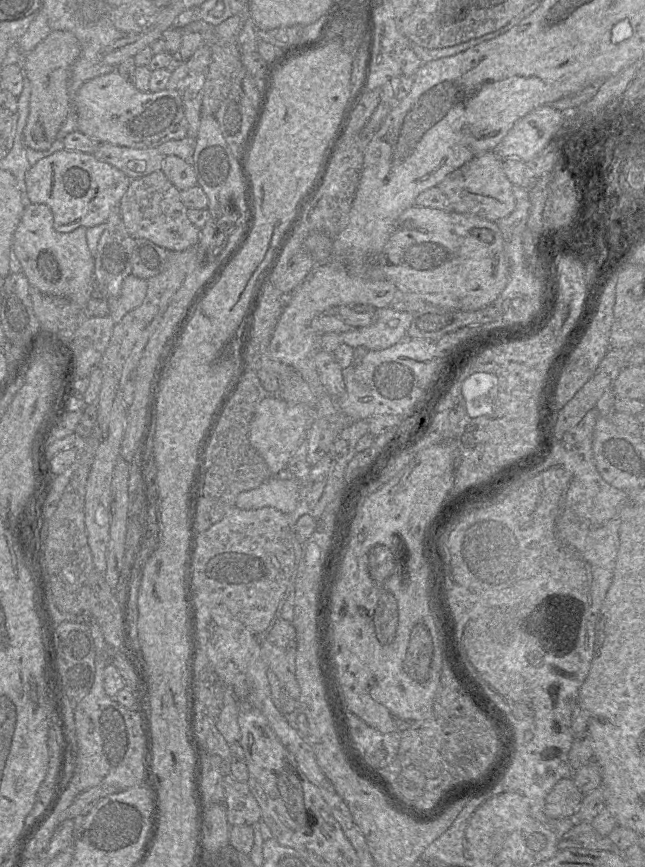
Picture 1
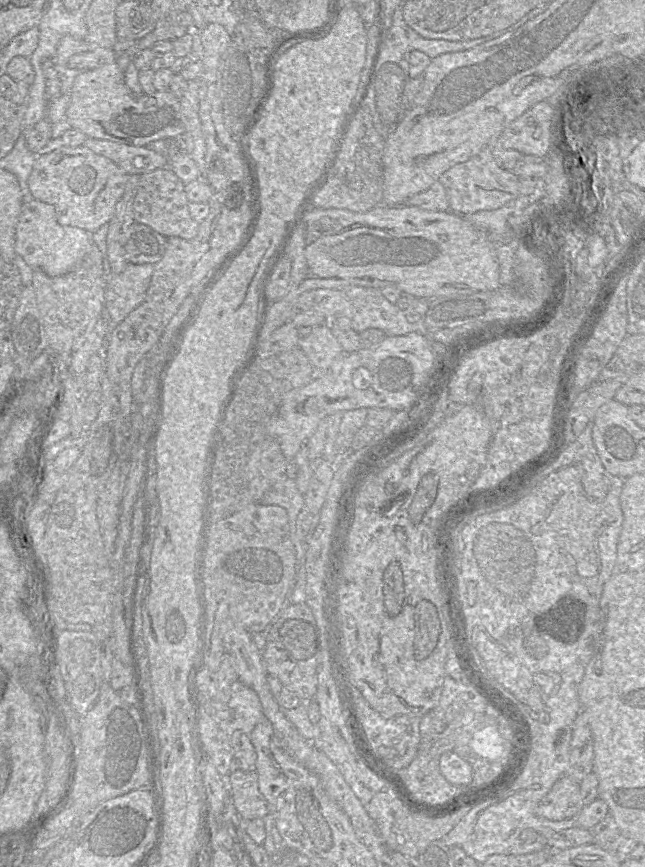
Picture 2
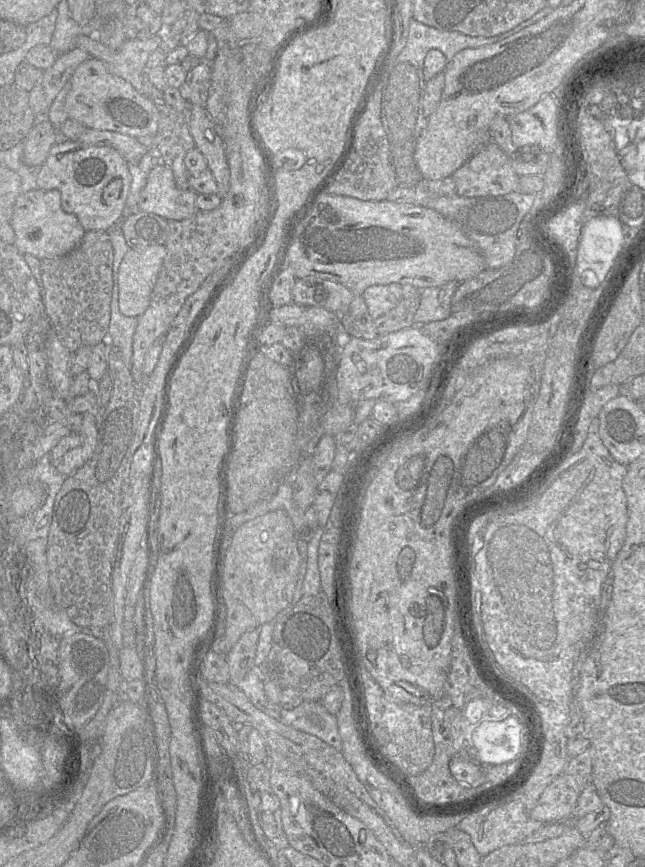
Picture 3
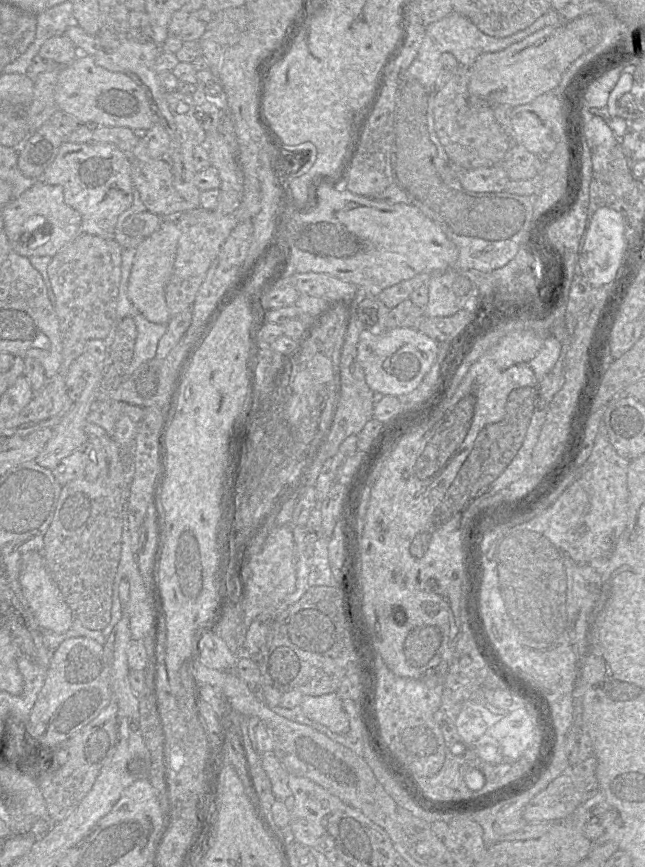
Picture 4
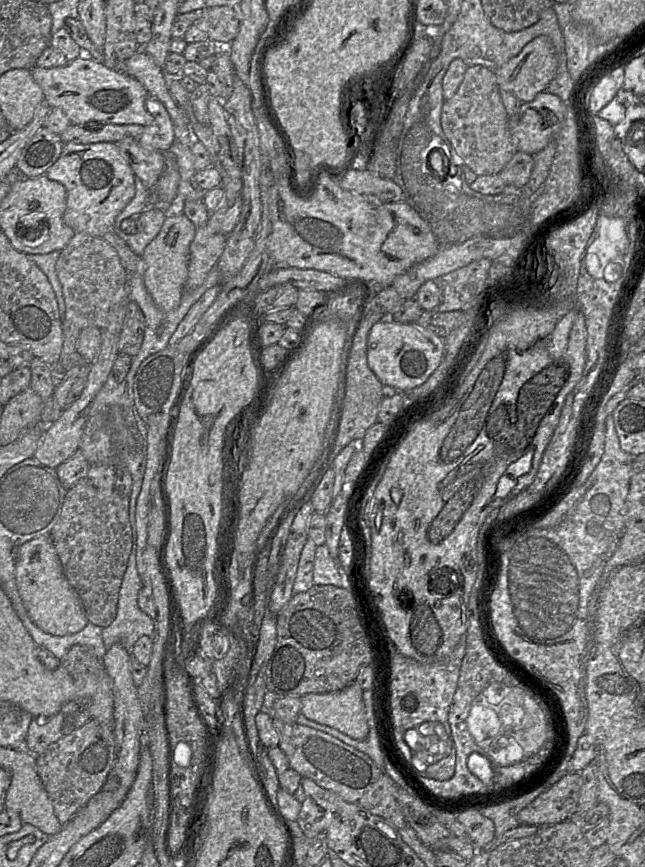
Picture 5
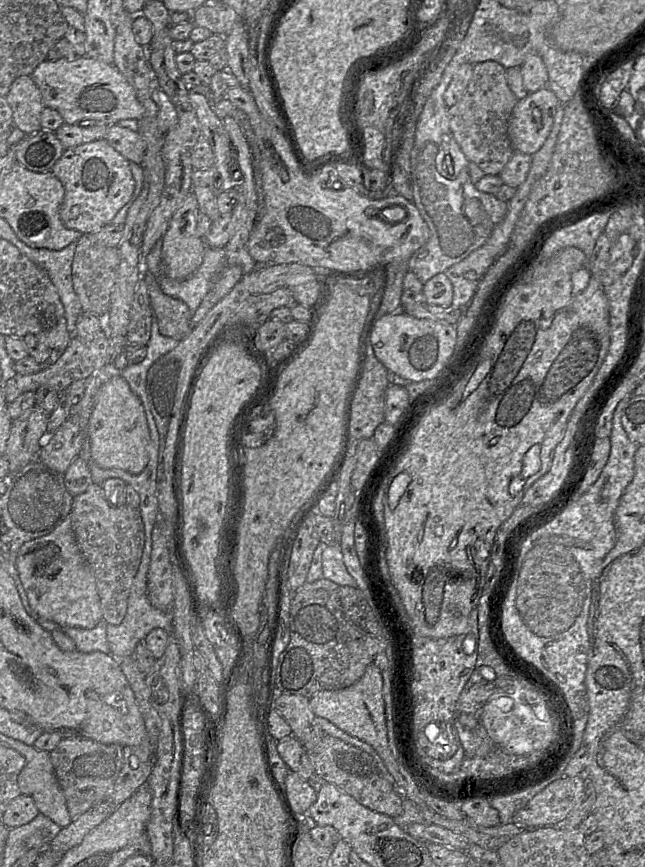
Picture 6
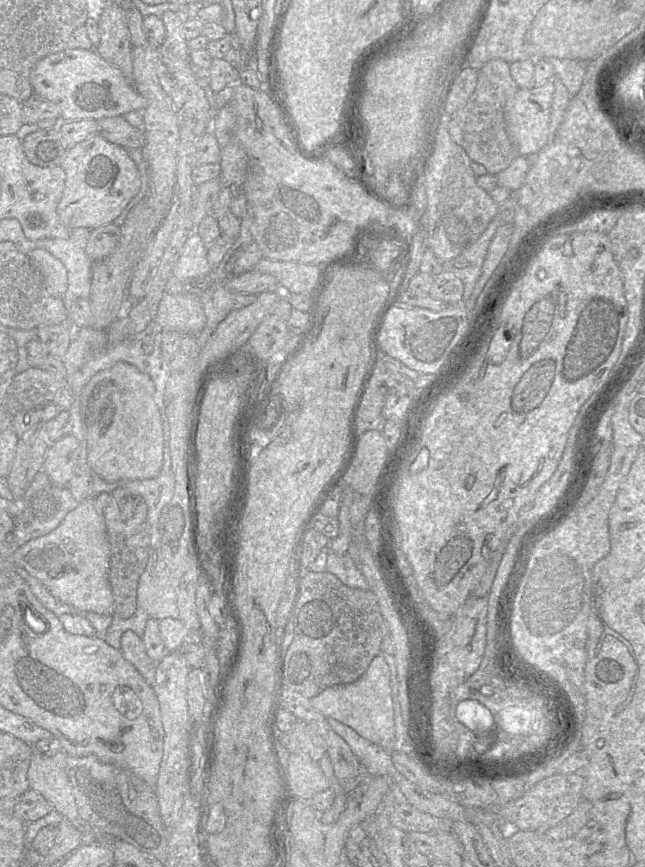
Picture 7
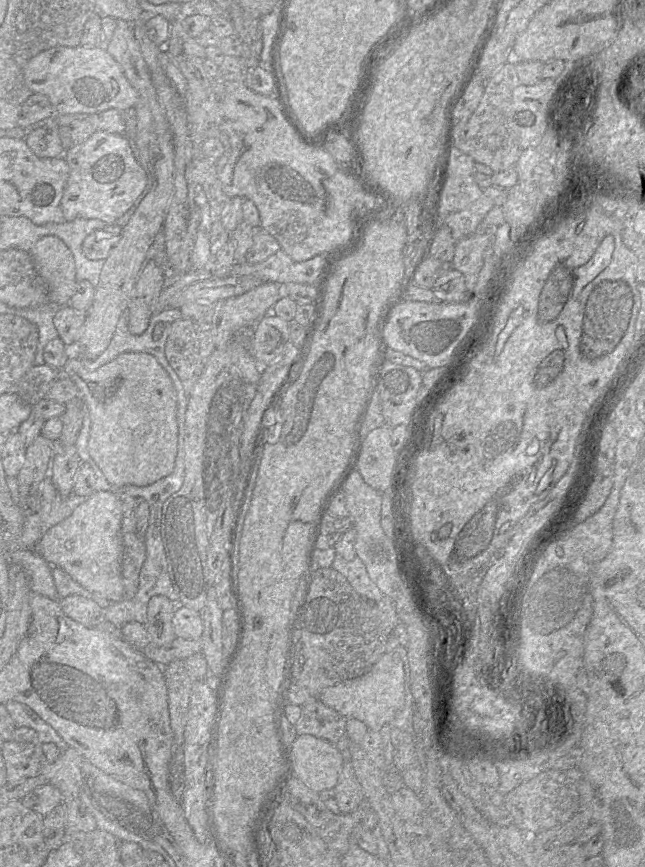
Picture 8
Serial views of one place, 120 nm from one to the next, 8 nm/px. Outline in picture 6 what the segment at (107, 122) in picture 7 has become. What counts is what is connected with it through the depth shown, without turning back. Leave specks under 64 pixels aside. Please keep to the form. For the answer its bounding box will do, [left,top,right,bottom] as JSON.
[103,123,146,163]

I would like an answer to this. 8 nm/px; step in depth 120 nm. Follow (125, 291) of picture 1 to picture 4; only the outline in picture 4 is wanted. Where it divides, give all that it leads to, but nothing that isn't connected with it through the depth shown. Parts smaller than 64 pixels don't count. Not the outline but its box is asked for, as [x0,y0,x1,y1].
[128,220,180,324]

